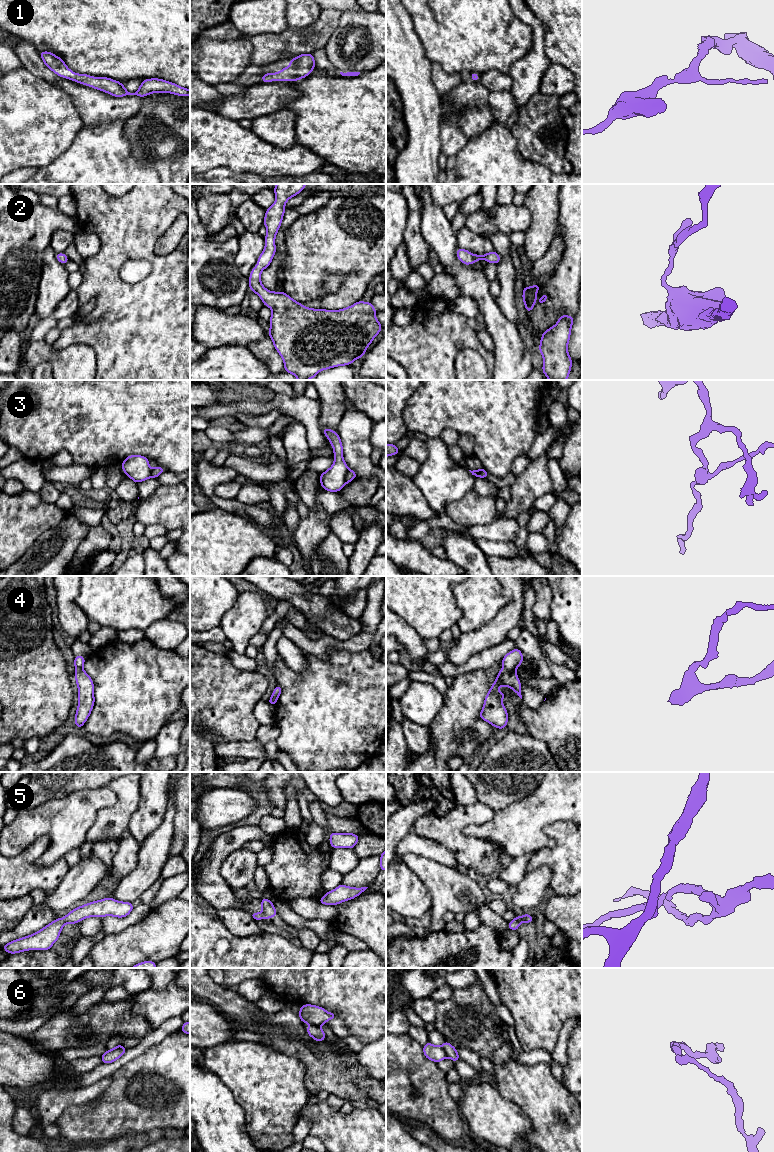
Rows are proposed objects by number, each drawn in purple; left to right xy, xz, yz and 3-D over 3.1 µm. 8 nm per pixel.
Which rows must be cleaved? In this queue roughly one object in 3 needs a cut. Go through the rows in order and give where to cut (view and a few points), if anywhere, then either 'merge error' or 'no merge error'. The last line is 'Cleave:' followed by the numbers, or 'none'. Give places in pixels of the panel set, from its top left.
1: cut none; no merge error
2: cut none; no merge error
3: cut xz (348, 469), (345, 475), (346, 482); merge error
4: cut yz (503, 667), (515, 670); merge error
5: cut none; no merge error
6: cut xz (310, 1024), (315, 1024), (319, 1027); merge error
Cleave: 3, 4, 6

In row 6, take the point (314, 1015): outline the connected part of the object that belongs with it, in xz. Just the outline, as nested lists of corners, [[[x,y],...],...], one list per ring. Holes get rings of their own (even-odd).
[[[305,1004],[299,1010],[299,1018],[302,1023],[308,1022],[310,1025],[319,1027],[335,1017],[337,1014],[327,1012],[324,1008],[311,1004]]]

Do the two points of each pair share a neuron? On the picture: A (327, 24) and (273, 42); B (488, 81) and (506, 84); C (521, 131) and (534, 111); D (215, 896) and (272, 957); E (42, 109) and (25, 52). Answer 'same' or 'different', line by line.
A: same
B: same
C: same
D: different
E: different

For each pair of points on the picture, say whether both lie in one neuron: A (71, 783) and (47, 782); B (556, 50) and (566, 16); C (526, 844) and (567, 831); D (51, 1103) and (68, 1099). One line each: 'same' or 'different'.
A: same
B: same
C: different
D: same

